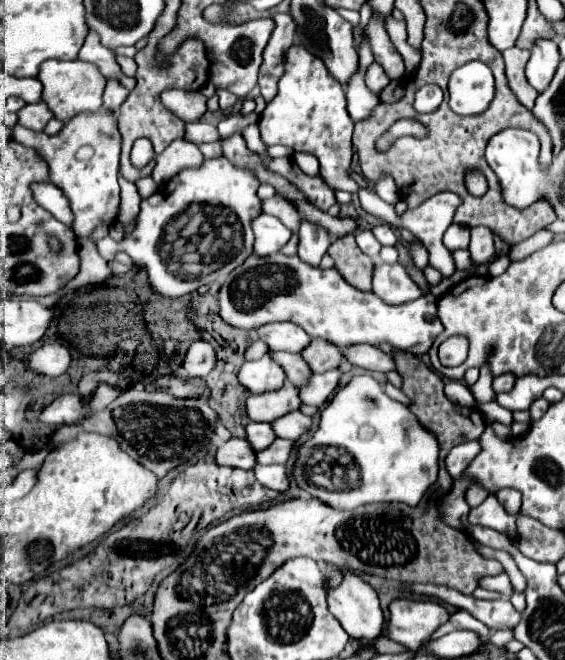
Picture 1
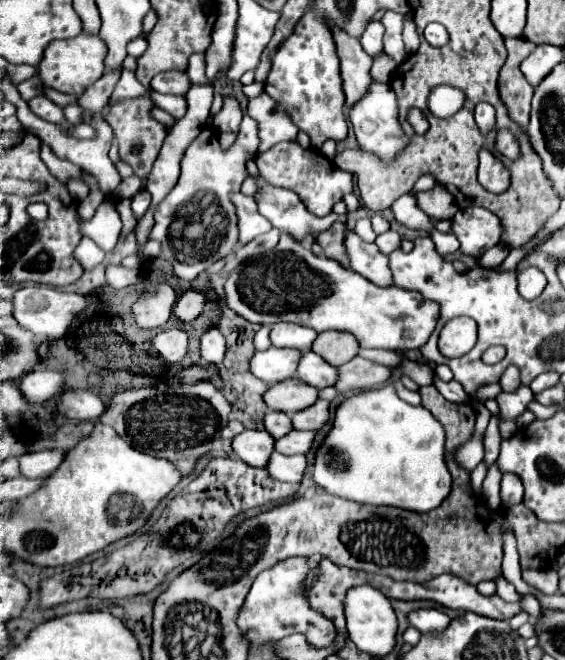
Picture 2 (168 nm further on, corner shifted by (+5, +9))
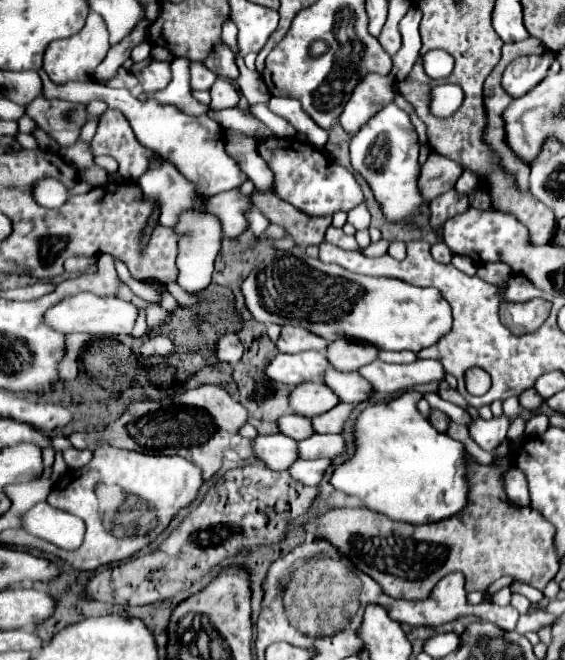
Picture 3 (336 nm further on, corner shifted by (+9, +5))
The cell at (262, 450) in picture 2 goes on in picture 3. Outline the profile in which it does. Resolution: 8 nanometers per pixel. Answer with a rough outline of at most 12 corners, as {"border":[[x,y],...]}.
{"border":[[258,435],[252,451],[272,471],[298,459],[286,435]]}

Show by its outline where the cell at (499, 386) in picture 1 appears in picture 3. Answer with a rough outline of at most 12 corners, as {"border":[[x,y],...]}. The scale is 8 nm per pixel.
{"border":[[534,389],[522,391],[520,405],[534,411],[544,399]]}

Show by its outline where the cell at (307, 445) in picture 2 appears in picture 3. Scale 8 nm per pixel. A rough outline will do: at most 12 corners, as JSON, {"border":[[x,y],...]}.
{"border":[[340,435],[298,441],[300,459],[334,459],[344,451]]}

